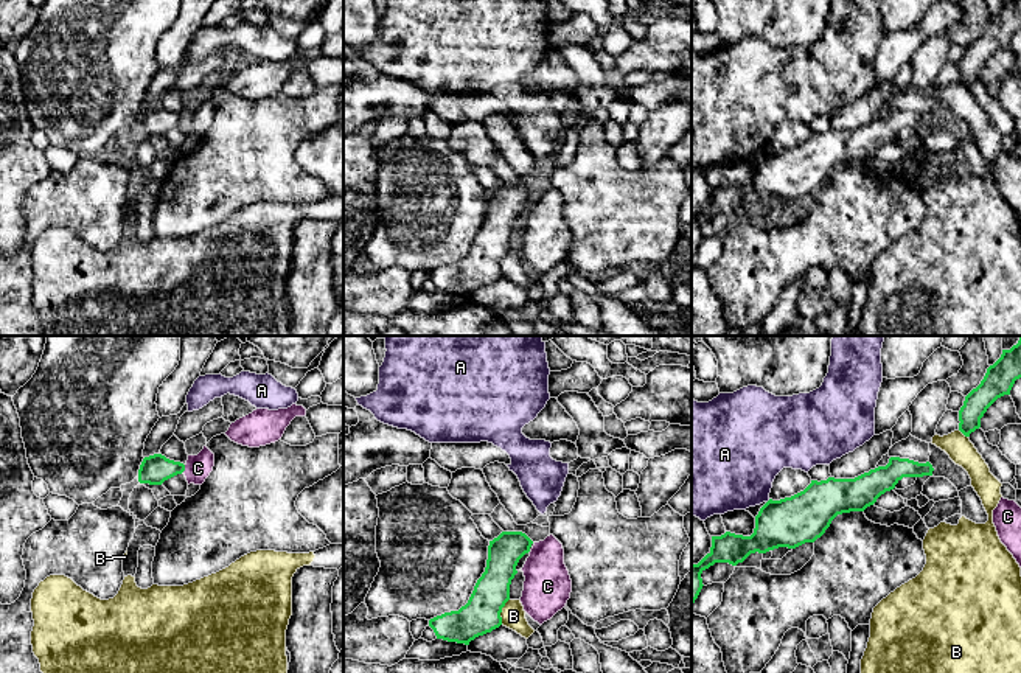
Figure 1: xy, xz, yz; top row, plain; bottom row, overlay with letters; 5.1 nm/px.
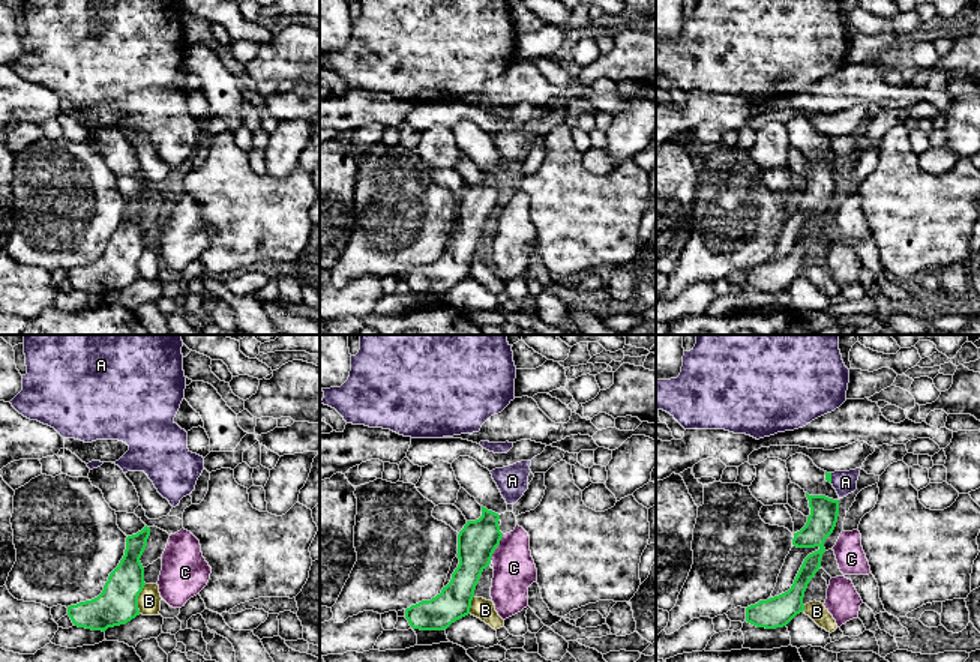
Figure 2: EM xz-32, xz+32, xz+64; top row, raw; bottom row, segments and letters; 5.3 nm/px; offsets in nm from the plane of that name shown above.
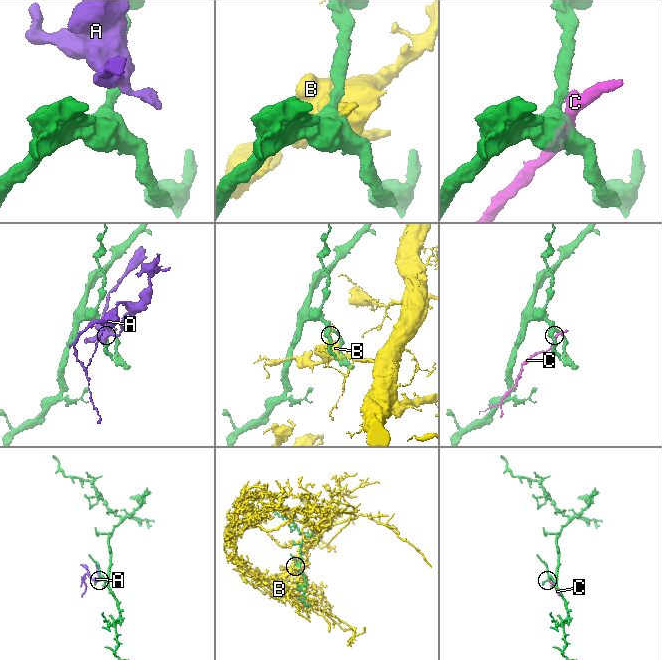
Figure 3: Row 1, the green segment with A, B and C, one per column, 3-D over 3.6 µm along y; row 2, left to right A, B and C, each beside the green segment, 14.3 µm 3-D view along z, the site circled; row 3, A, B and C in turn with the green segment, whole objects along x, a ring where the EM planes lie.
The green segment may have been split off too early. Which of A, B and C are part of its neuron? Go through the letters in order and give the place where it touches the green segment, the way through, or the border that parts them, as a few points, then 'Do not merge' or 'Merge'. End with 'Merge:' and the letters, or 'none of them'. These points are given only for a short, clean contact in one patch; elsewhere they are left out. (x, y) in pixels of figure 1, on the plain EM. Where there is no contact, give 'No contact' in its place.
A: Touches green at yz (768, 153). Do not merge
B: Touches green at xz (501, 263). Do not merge
C: Touches green at xy (184, 120). Boundary: xy (185, 117), (182, 123). Do not merge
Merge: none of them

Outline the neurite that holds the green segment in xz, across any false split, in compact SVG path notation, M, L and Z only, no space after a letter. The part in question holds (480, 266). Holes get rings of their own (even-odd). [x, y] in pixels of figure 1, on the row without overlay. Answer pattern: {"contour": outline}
{"contour": "M502 183L490 193L486 219L465 258L429 272L437 291L469 297L502 277L502 260L510 252L510 236L519 211L533 193L522 183Z"}

